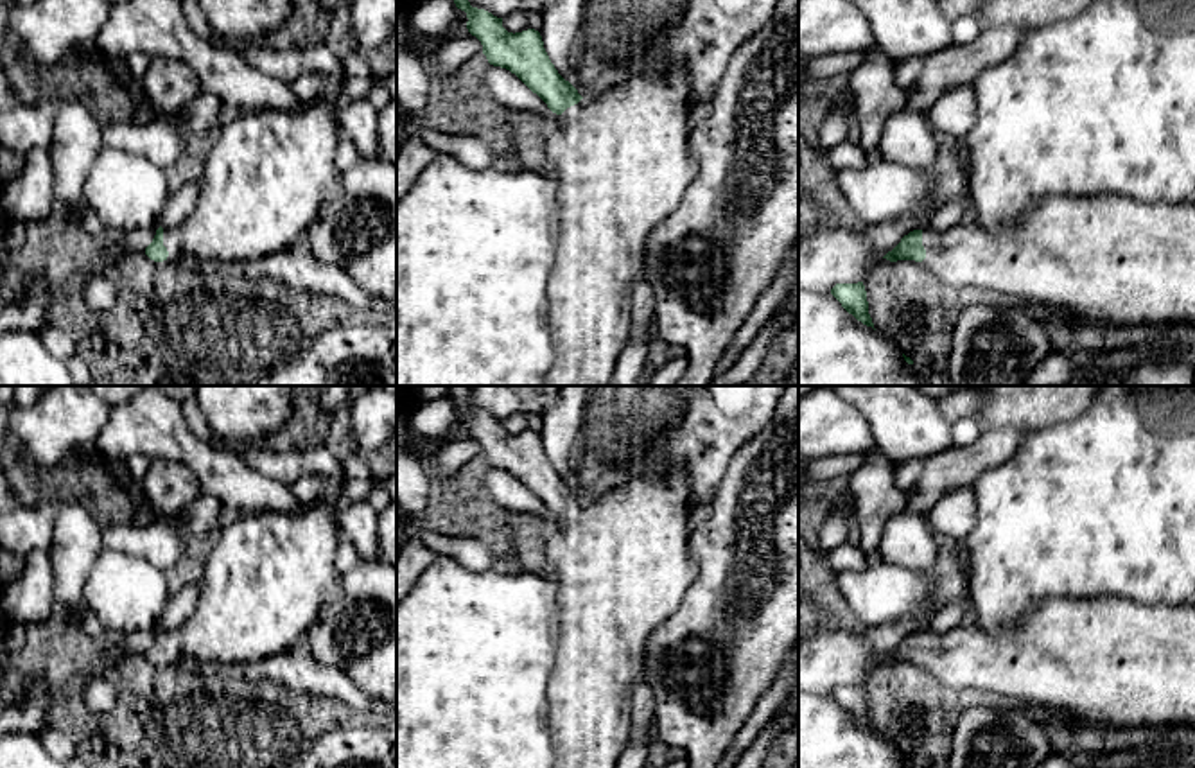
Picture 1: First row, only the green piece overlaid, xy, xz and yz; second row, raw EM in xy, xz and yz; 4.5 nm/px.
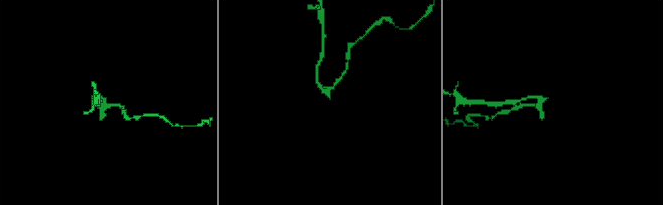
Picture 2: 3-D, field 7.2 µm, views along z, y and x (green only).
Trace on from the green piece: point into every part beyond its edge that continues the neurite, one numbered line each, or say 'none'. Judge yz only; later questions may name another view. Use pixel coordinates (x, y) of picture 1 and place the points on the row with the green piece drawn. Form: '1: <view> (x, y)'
1: yz (1113, 261)

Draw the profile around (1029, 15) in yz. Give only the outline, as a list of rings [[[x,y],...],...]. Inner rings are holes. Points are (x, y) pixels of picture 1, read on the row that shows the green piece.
[[[983,0],[980,18],[985,23],[1010,23],[1023,31],[1041,29],[1059,20],[1069,20],[1093,0]]]

